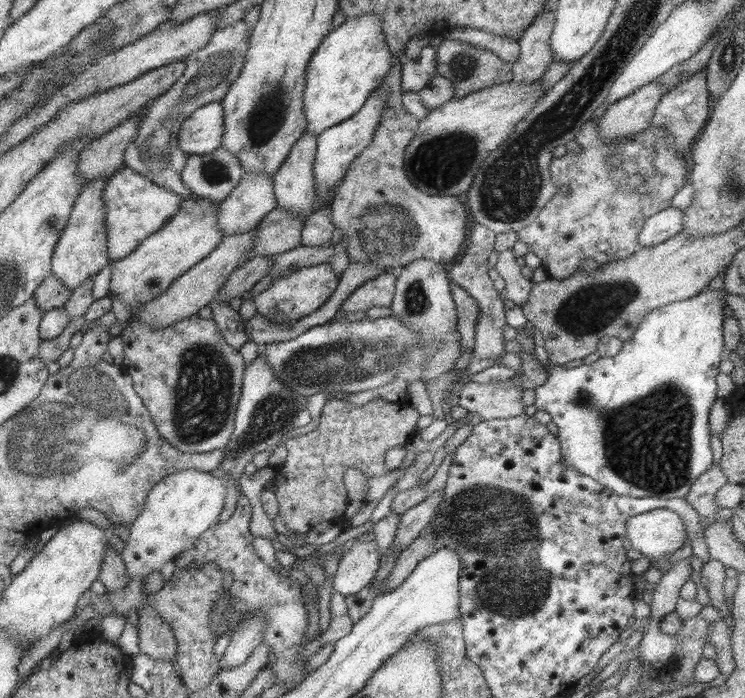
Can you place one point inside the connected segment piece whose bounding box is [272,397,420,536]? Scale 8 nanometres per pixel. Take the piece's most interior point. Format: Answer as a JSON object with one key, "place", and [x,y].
{"place":[309,485]}

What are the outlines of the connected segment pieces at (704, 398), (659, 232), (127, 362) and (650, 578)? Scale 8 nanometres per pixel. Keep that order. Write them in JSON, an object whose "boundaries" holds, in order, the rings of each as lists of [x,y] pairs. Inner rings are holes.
{"boundaries":[[[[707,284],[694,297],[650,310],[643,318],[643,321],[633,330],[631,338],[622,341],[621,348],[615,356],[599,357],[591,364],[582,363],[573,368],[562,368],[560,365],[549,362],[542,336],[536,329],[534,330],[532,338],[535,345],[535,357],[543,365],[543,368],[548,366],[549,370],[545,382],[534,389],[535,402],[533,406],[535,406],[536,410],[545,410],[551,416],[550,421],[557,427],[556,437],[561,447],[560,462],[562,464],[566,464],[568,468],[571,467],[573,470],[577,470],[586,477],[599,482],[599,484],[602,484],[615,494],[623,495],[624,497],[676,499],[683,498],[689,492],[693,481],[712,466],[711,448],[709,447],[711,434],[708,416],[711,405],[717,396],[715,376],[720,371],[718,364],[726,353],[722,336],[722,323],[726,318],[723,315],[723,306],[726,305],[725,301],[723,301],[723,292],[723,289],[710,290]]],[[[668,207],[658,211],[645,220],[642,230],[637,234],[637,248],[653,247],[654,244],[665,242],[680,232],[682,224],[682,211]]],[[[192,315],[166,328],[148,330],[137,318],[131,318],[119,337],[123,343],[123,372],[131,377],[133,390],[149,411],[159,436],[181,452],[205,453],[222,449],[234,429],[245,363],[238,350],[223,340],[215,322]]],[[[654,508],[641,514],[634,514],[625,521],[626,538],[631,542],[631,548],[637,550],[641,555],[651,561],[648,570],[641,574],[643,579],[650,583],[653,588],[660,579],[660,572],[657,567],[653,566],[663,554],[673,553],[677,548],[681,548],[683,542],[687,539],[686,527],[684,526],[681,516],[675,514],[672,510],[666,508]]]]}

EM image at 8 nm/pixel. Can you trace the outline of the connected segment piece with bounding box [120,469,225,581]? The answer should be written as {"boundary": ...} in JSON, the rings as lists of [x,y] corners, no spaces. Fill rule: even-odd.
{"boundary":[[[184,469],[163,477],[147,493],[143,509],[128,527],[120,557],[127,580],[139,581],[191,548],[211,524],[219,518],[225,501],[225,482],[209,473]]]}

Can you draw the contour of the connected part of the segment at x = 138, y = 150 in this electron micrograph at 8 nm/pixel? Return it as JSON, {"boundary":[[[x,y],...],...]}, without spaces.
{"boundary":[[[239,20],[233,26],[215,29],[205,47],[189,53],[184,58],[184,73],[163,94],[149,103],[143,120],[137,124],[135,138],[125,146],[123,150],[125,167],[143,174],[156,186],[168,188],[181,198],[194,196],[183,185],[179,174],[189,154],[179,148],[177,131],[183,119],[197,110],[197,107],[210,102],[221,102],[221,99],[225,97],[229,85],[237,78],[243,67],[245,51],[249,47],[249,35],[253,31],[248,28],[244,20]]]}

